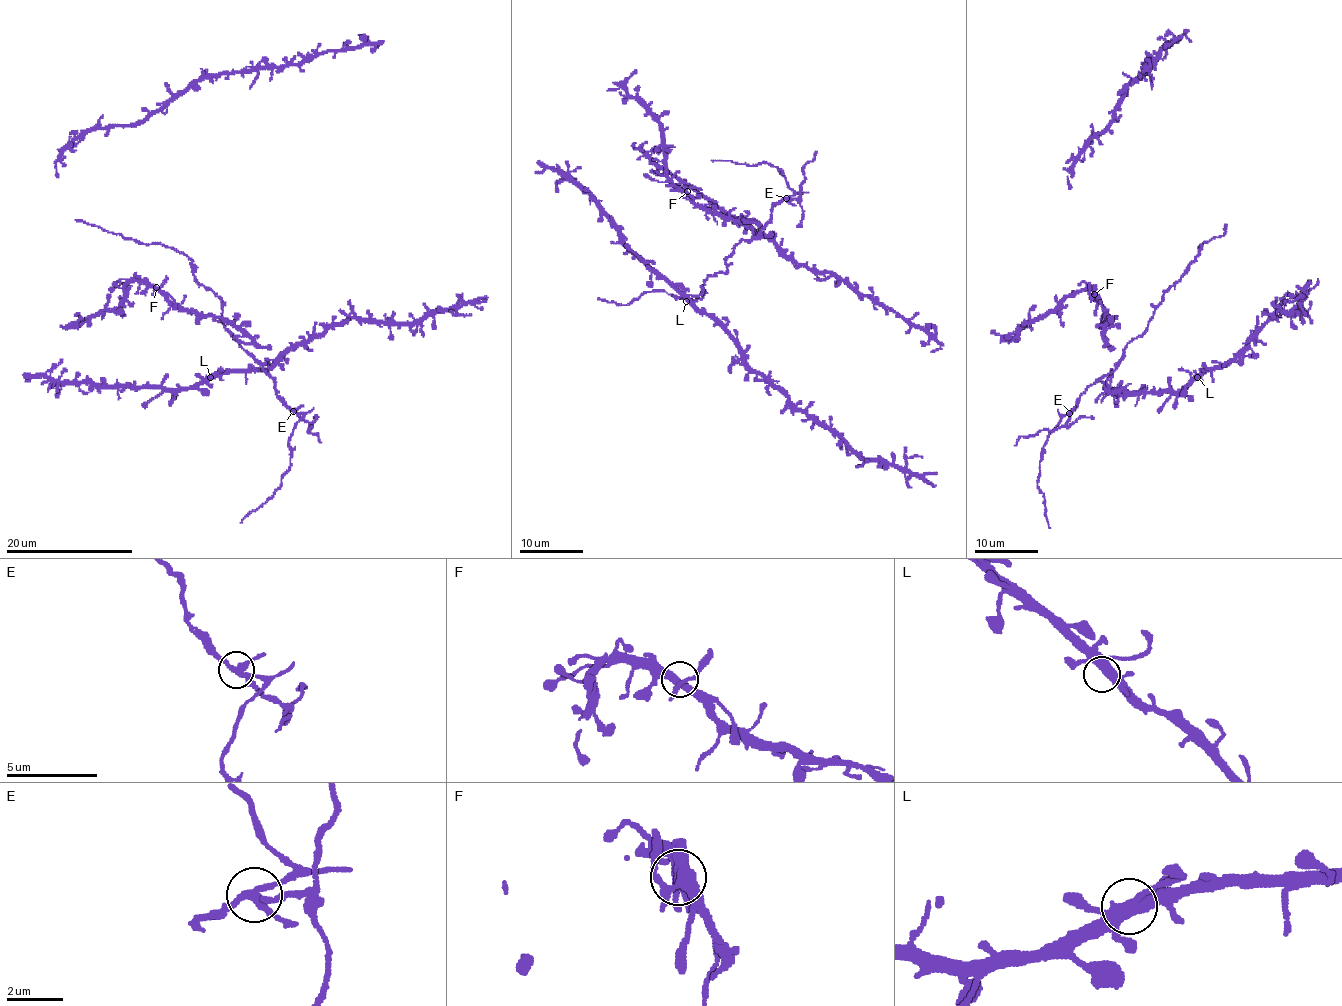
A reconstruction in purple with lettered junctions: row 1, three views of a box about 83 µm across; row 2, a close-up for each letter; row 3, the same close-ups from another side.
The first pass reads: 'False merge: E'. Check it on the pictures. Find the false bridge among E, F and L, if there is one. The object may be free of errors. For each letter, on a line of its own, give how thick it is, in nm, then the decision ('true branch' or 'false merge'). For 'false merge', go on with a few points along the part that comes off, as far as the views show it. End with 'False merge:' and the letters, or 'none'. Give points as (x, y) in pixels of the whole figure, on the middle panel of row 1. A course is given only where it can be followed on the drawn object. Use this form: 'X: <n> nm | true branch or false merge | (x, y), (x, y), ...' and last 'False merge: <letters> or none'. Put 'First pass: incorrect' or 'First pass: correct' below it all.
E: 260 nm | false merge | (786, 199), (797, 198), (799, 195), (804, 166), (817, 151)
F: 360 nm | true branch
L: 400 nm | true branch
False merge: E
First pass: correct

